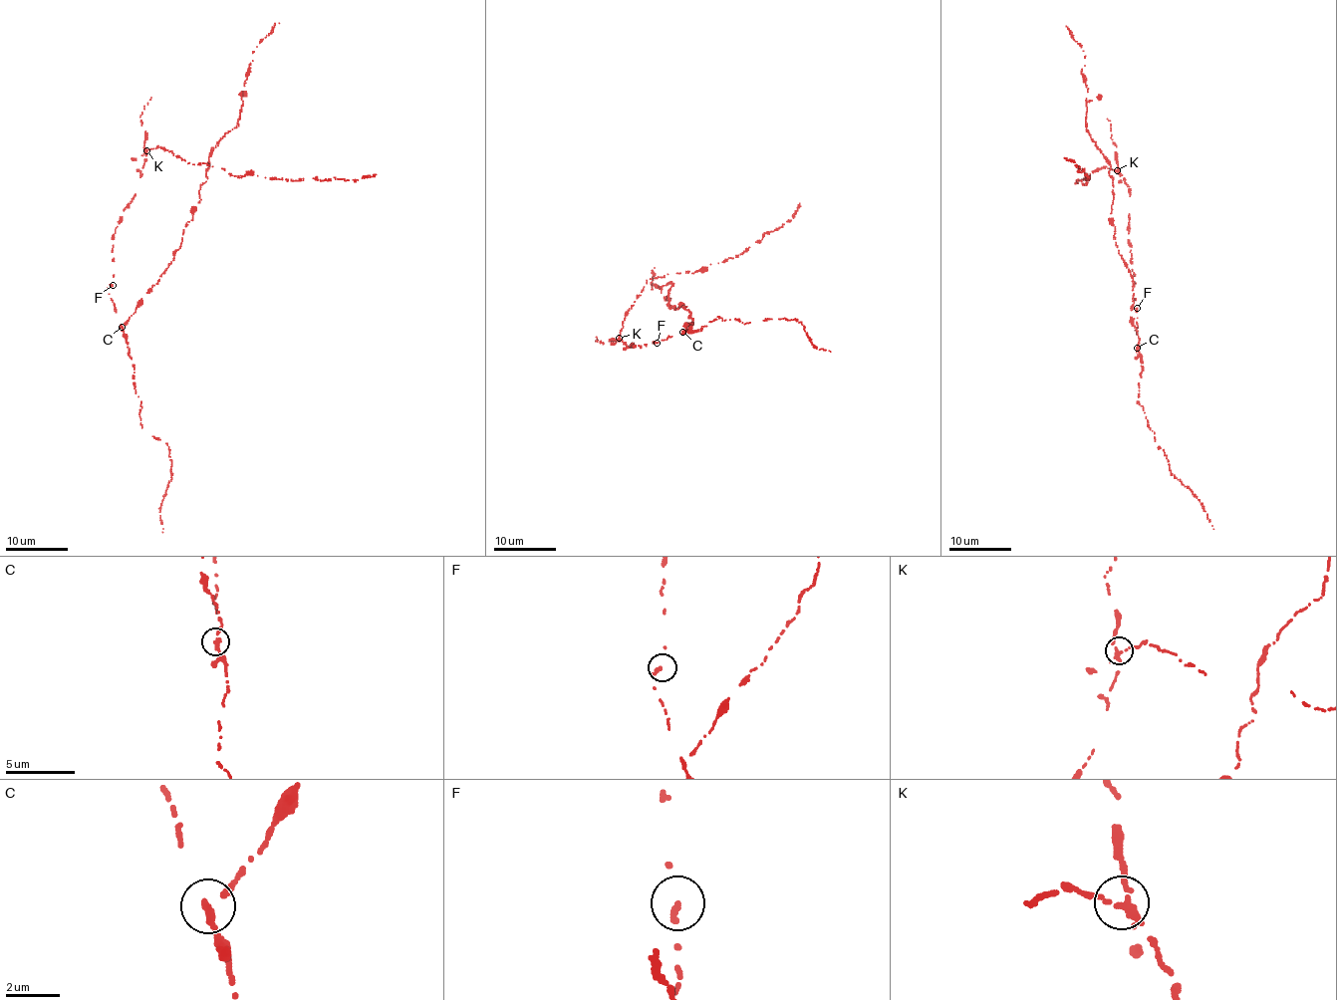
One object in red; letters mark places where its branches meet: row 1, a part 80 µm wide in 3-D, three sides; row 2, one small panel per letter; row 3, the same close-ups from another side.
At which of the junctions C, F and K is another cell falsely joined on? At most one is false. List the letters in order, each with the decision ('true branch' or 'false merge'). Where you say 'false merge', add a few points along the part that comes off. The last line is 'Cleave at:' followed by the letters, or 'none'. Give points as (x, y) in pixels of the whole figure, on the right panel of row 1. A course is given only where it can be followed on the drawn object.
C: false merge; foreign part runs (1136, 348), (1130, 272), (1114, 235), (1111, 166), (1086, 124), (1085, 56), (1066, 26)
F: true branch
K: true branch
Cleave at: C

